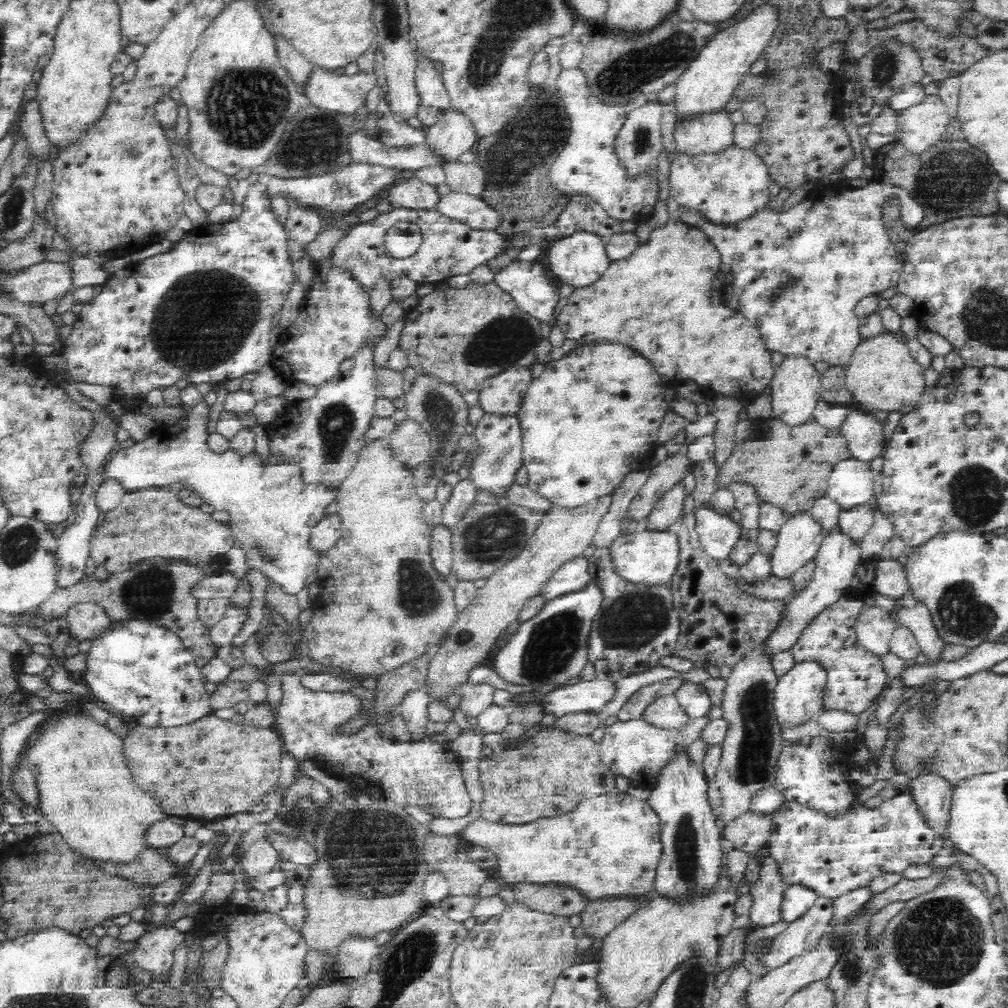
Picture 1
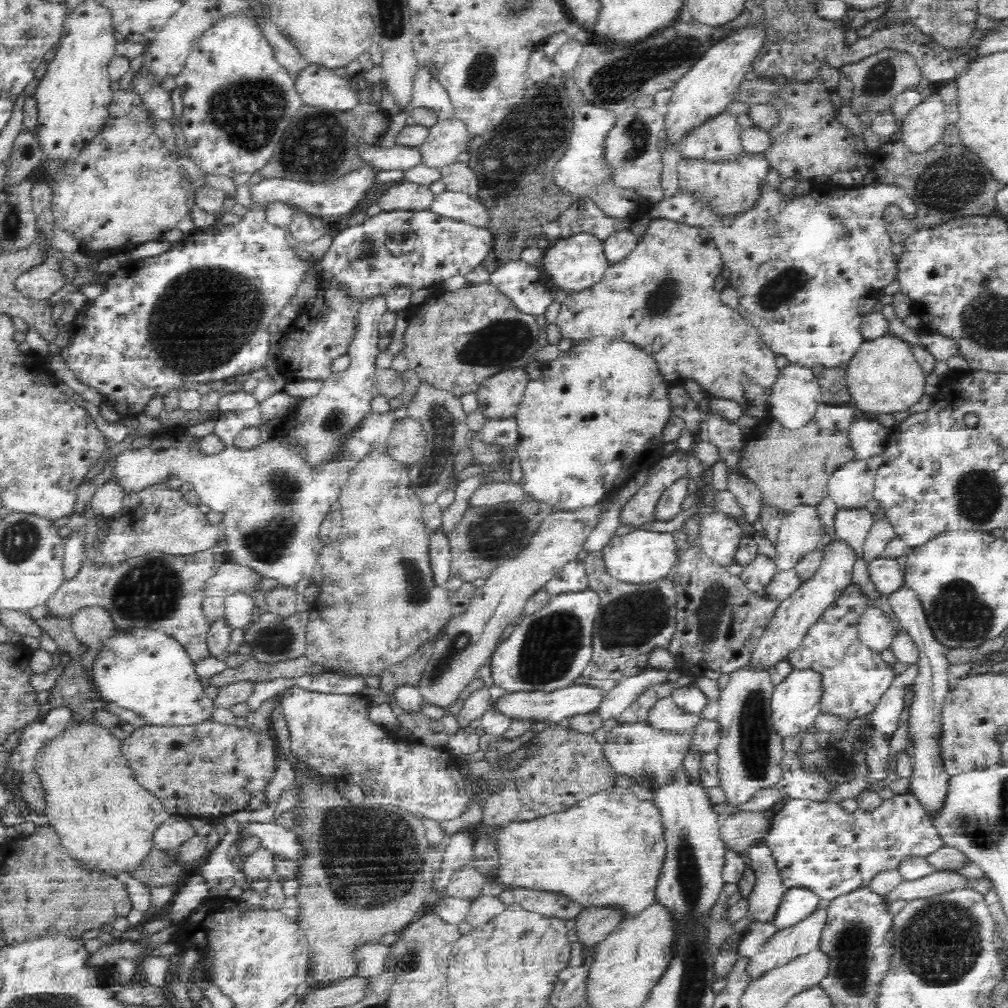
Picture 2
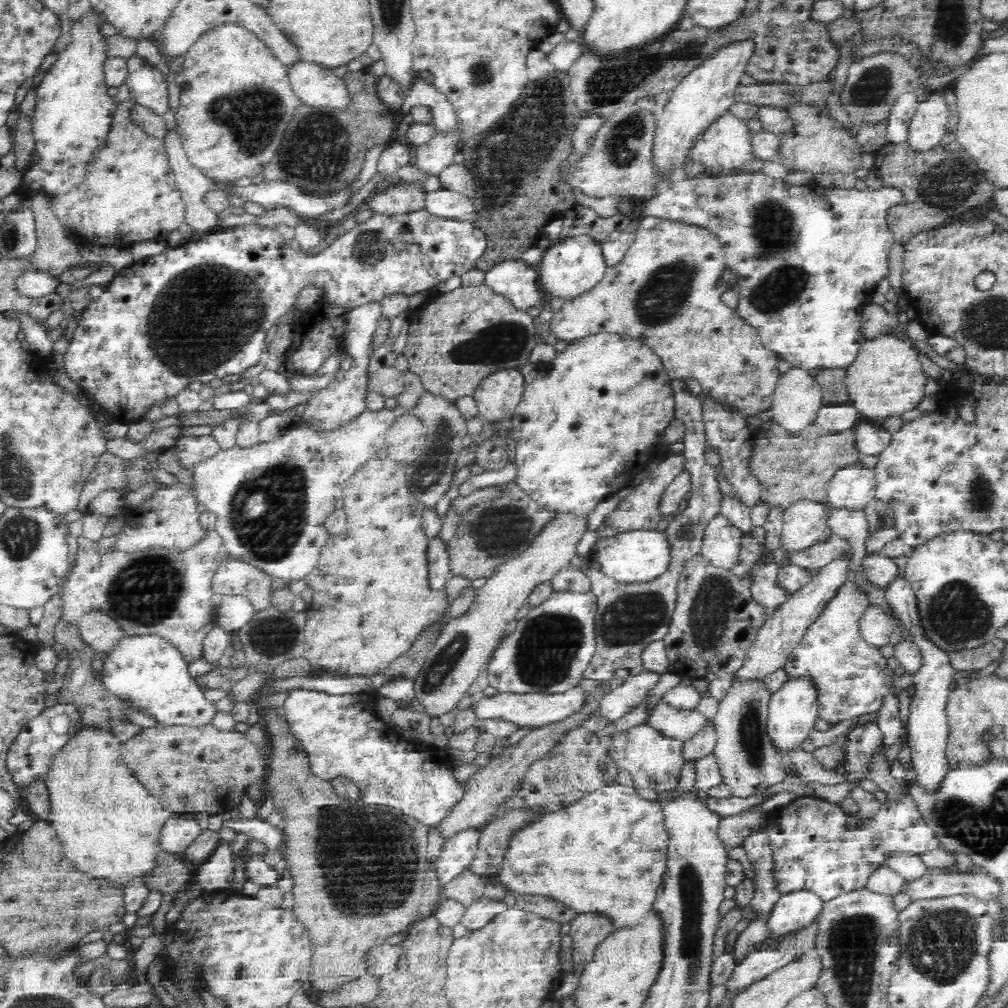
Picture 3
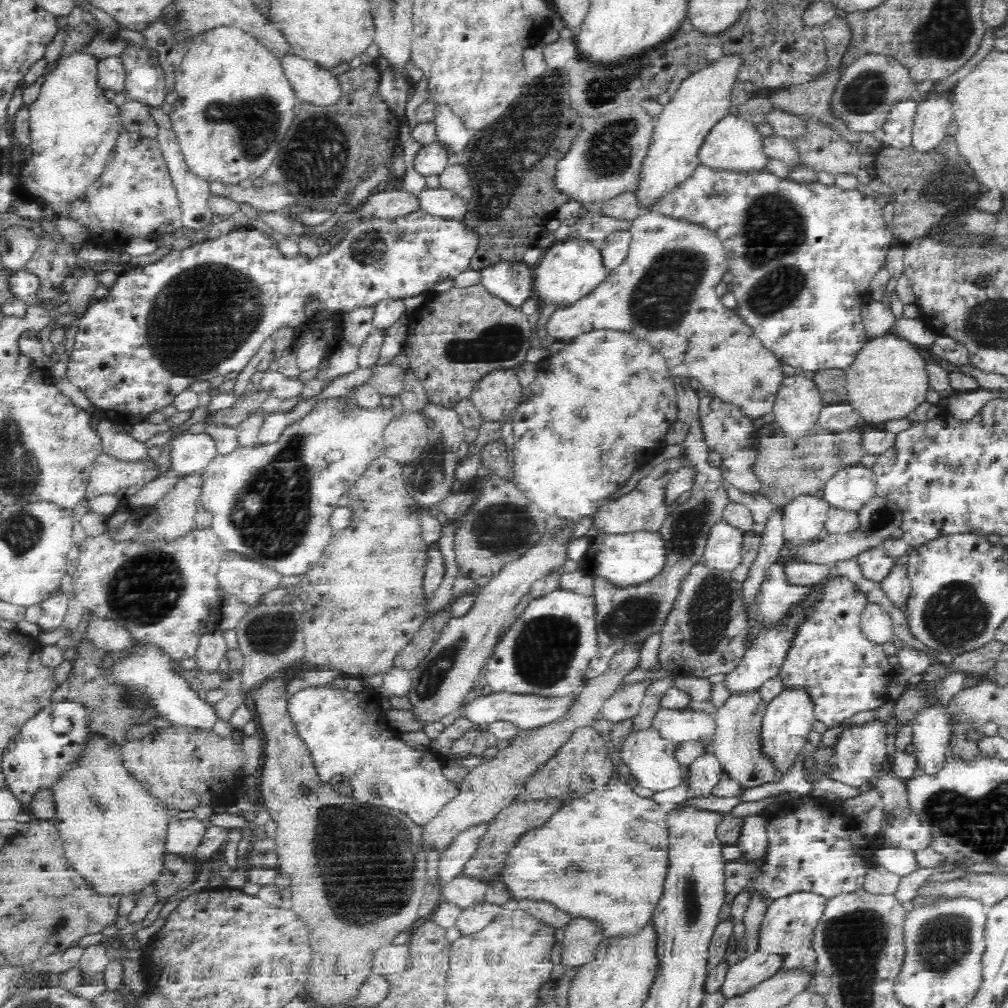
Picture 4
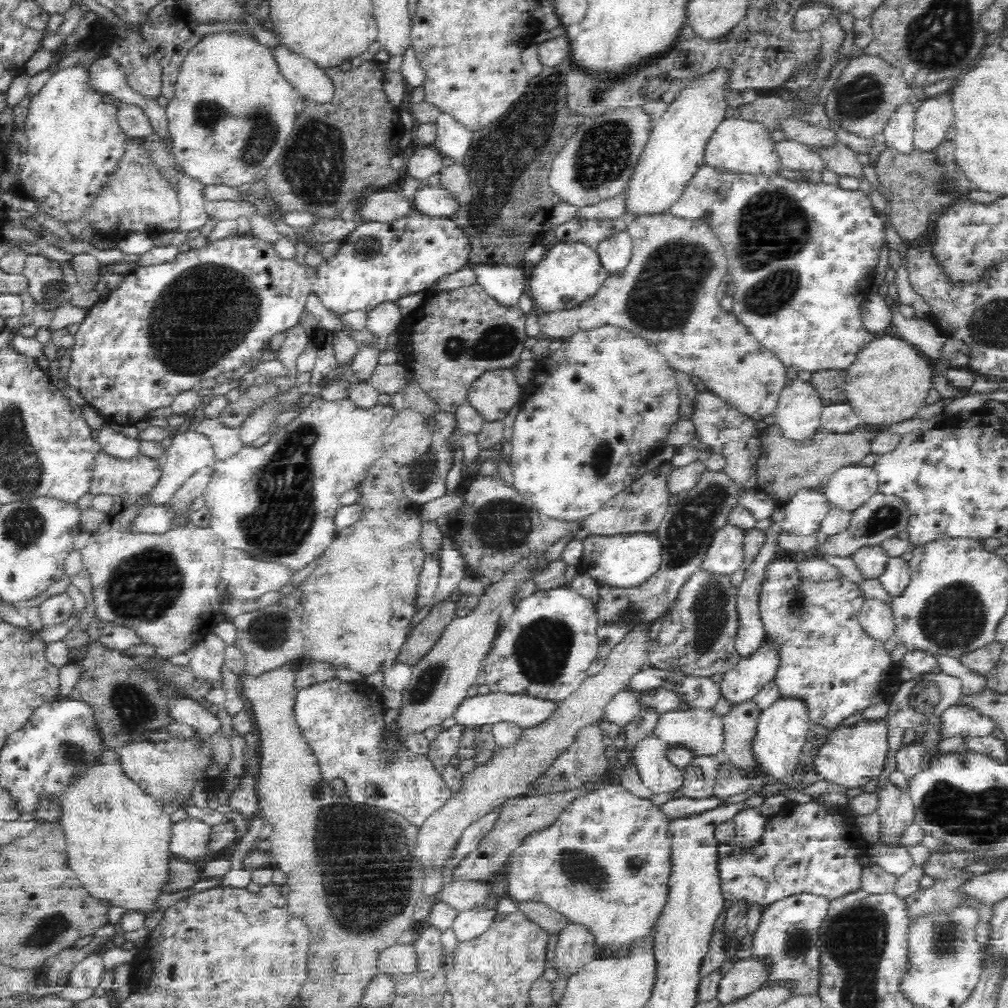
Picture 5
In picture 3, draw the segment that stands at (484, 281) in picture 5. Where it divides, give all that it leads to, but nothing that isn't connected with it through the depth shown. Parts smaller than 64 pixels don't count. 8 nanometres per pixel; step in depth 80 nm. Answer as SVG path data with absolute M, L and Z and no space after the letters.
M508 260L494 266L485 276L485 284L498 295L508 298L518 310L541 310L549 301L539 282L539 272L522 260Z

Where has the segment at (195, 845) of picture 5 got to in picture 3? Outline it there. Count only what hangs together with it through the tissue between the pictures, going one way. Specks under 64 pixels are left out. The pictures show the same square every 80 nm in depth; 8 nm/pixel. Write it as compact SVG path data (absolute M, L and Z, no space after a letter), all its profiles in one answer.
M170 817L160 829L158 846L164 852L180 855L200 836L202 830L195 819Z

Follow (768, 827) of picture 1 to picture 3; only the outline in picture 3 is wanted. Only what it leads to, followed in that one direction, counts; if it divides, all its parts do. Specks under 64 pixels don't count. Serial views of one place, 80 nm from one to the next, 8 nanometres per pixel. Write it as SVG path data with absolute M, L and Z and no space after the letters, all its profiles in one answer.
M762 809L721 818L718 828L719 840L726 851L743 848L748 836L752 836L760 828L766 828L766 820L768 813Z

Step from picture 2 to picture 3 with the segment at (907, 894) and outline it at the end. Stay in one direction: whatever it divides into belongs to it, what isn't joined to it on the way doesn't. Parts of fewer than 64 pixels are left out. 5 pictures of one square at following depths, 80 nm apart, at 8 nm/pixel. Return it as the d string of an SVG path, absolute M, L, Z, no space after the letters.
M942 871L928 874L901 886L900 892L910 900L928 901L936 897L954 896L956 893L972 893L979 900L998 900L1000 885L989 874Z

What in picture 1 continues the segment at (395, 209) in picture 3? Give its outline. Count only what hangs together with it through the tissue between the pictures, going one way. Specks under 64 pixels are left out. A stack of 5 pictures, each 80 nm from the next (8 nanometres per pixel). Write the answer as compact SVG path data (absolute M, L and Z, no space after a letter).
M415 176L396 182L388 191L387 198L392 208L431 210L436 209L441 196L435 186Z

